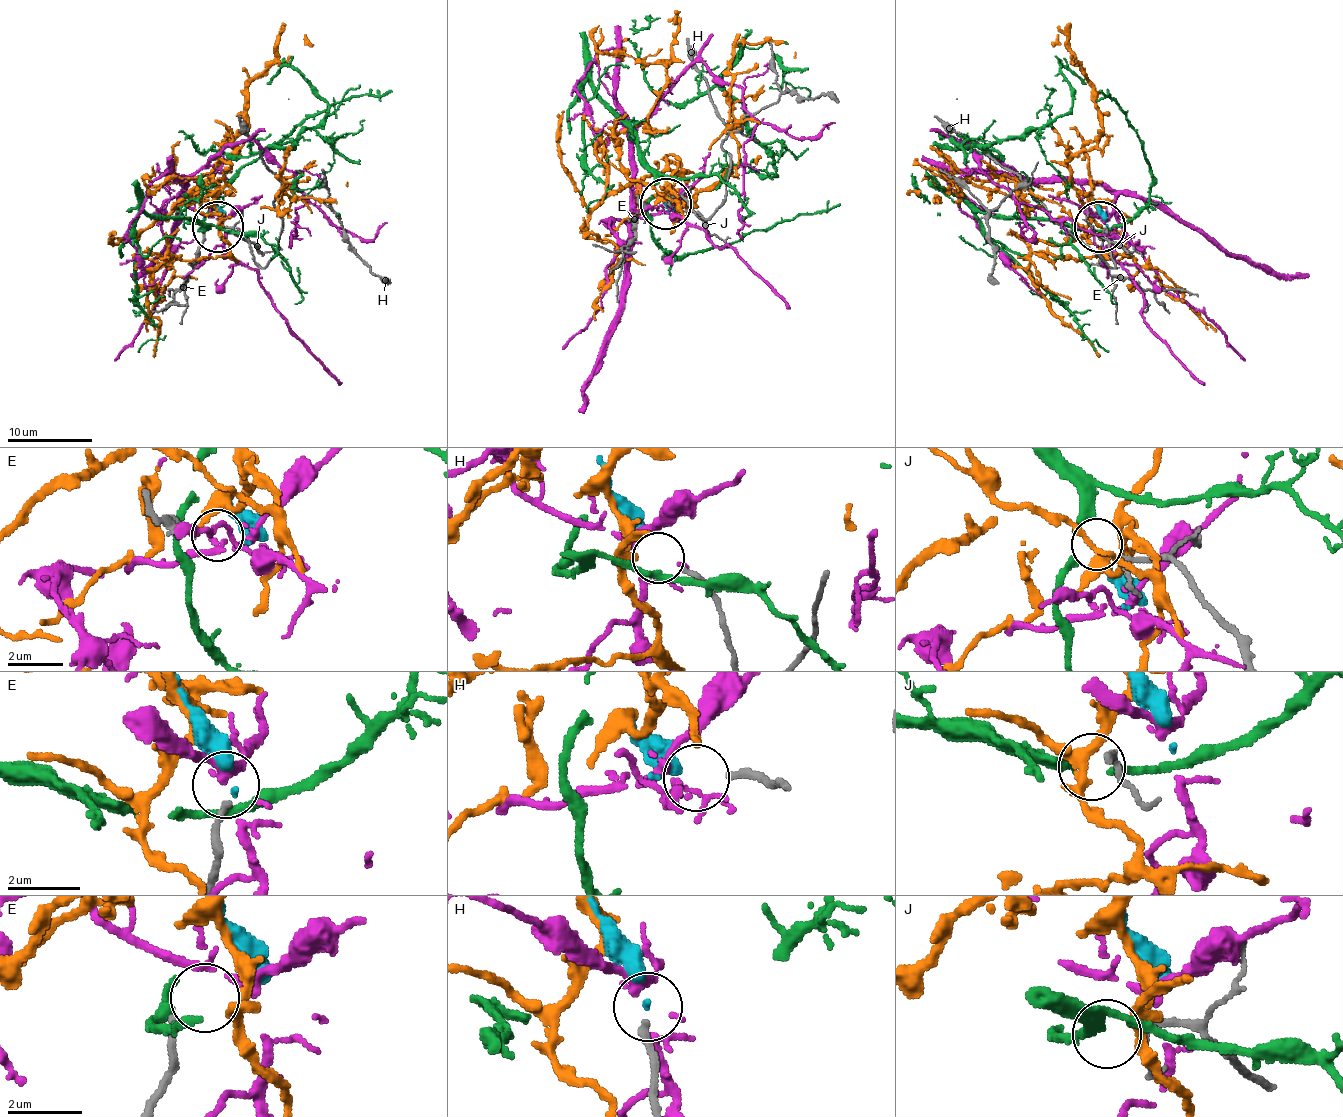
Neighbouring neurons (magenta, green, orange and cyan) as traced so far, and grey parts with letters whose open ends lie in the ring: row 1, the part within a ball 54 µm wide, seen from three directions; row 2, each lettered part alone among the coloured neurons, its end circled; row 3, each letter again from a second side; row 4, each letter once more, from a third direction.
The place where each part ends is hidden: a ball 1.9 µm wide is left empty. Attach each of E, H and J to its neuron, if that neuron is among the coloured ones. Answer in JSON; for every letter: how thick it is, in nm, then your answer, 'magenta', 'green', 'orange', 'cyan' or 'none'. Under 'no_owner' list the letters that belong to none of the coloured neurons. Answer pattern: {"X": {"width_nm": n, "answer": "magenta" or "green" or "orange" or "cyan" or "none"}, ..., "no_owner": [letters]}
{"E": {"width_nm": 180, "answer": "none"}, "H": {"width_nm": 200, "answer": "cyan"}, "J": {"width_nm": 170, "answer": "green"}, "no_owner": ["E"]}

